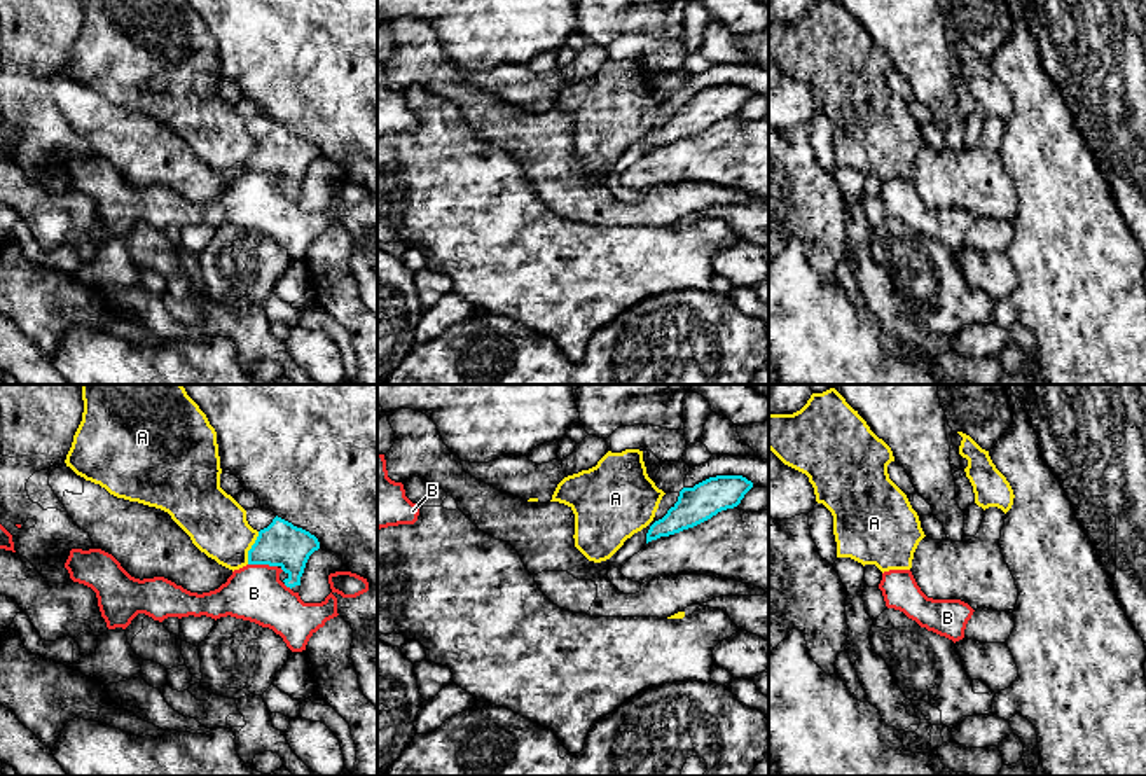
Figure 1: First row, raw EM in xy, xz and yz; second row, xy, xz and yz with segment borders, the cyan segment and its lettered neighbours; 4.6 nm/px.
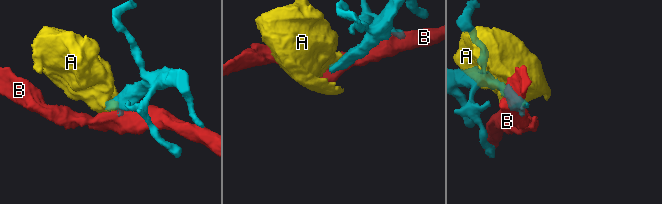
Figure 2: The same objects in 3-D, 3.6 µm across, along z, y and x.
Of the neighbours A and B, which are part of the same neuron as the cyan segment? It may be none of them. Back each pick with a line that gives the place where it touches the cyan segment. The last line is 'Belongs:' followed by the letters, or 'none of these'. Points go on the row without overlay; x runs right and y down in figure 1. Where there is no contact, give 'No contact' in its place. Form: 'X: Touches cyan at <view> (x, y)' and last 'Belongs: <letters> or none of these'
Belongs: none of these

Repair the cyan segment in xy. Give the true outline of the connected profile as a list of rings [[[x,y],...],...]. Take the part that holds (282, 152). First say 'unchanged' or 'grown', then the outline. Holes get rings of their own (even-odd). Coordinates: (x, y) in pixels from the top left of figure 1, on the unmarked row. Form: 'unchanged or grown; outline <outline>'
grown; outline [[[276,124],[267,136],[259,140],[248,159],[248,173],[281,177],[280,189],[299,201],[306,171],[318,157],[320,150],[314,143]]]

